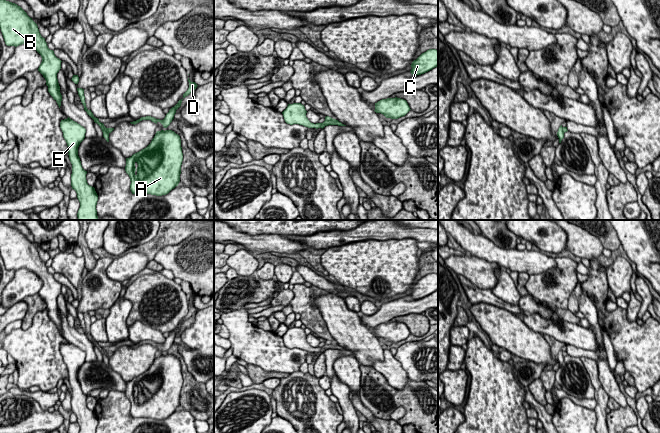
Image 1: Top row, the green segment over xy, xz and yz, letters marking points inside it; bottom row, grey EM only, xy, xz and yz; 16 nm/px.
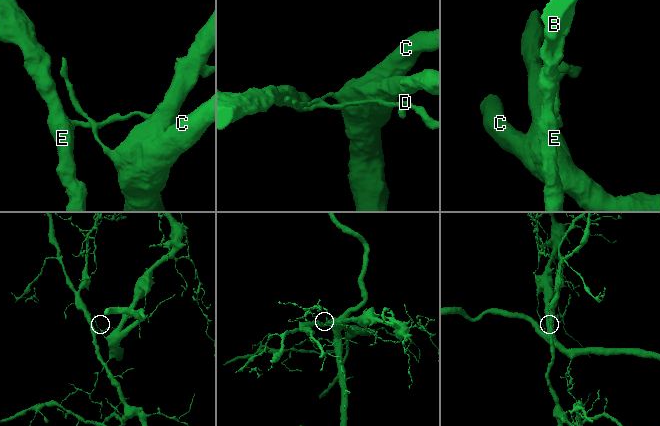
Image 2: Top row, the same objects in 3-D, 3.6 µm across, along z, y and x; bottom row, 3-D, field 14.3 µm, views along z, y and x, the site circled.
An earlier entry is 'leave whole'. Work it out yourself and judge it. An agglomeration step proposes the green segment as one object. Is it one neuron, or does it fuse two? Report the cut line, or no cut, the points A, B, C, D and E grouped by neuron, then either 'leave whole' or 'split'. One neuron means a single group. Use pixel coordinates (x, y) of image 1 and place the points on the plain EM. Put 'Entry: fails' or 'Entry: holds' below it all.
cut in xy along (101, 351), (108, 357); A C / B D E; split
Entry: fails

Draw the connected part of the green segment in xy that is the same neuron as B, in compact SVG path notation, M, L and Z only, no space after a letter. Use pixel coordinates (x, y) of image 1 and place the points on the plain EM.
M0 224L0 253L7 270L26 268L35 273L42 281L38 295L43 299L48 316L61 330L62 319L57 303L61 293L61 284L47 270L45 262L39 256L37 248L17 228Z

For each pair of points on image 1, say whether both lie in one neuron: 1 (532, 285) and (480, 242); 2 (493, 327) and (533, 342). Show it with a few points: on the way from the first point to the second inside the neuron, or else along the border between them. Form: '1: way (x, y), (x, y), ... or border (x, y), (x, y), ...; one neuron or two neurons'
1: border (551, 267), (539, 273), (529, 275); two neurons
2: way (503, 327), (523, 342); one neuron

